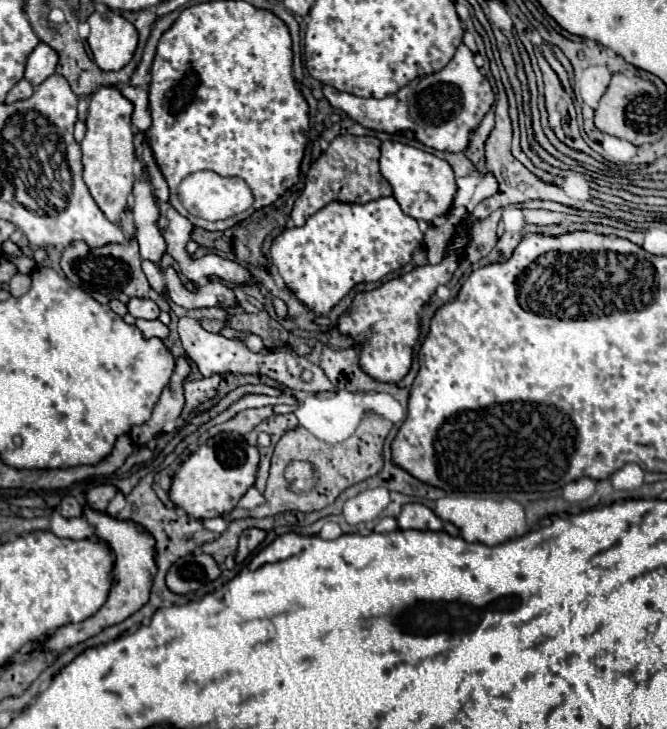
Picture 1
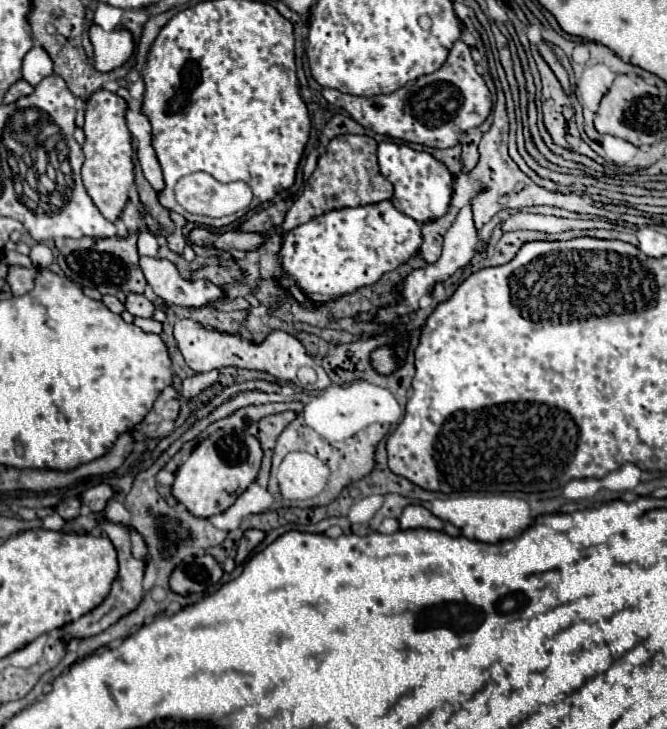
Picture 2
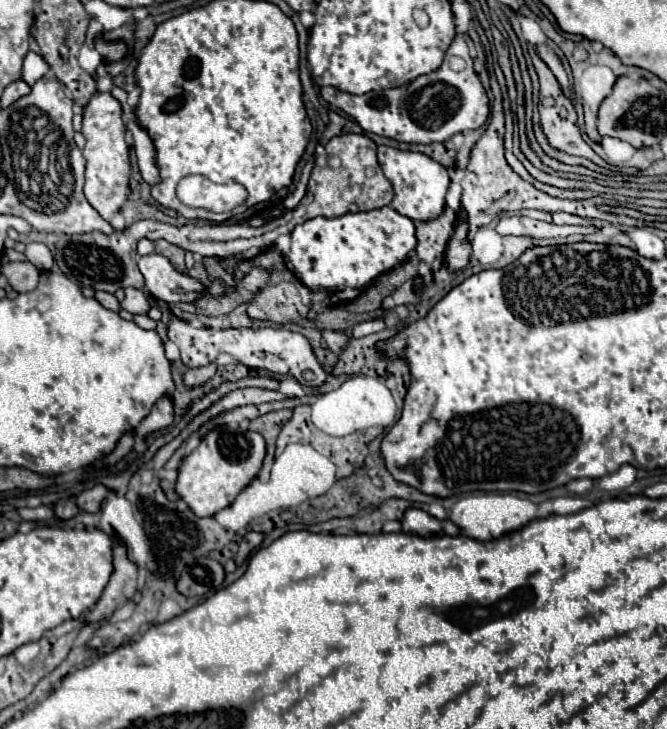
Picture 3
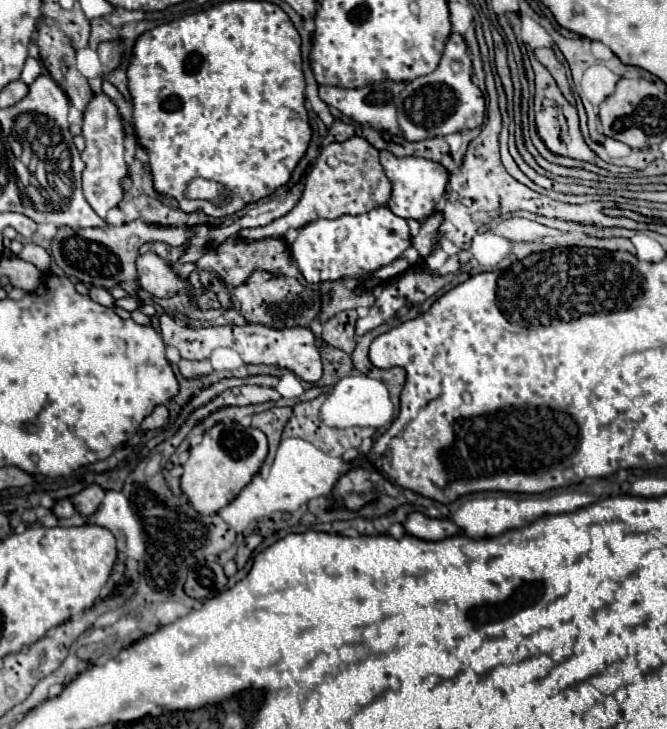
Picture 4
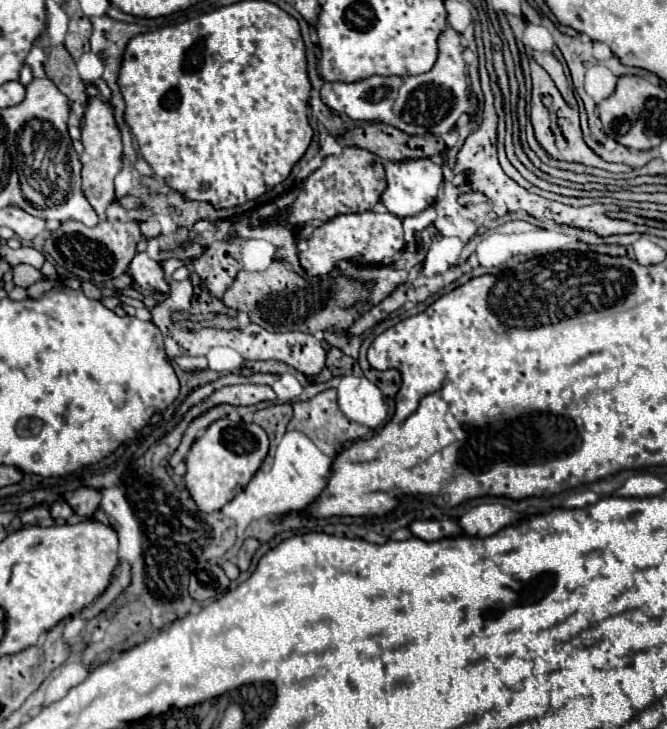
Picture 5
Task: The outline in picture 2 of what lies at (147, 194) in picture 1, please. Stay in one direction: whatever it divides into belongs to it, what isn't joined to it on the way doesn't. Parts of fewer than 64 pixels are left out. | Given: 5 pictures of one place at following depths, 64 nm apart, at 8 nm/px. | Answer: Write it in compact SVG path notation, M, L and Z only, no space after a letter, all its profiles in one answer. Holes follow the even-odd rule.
M142 228L140 234L138 234L138 252L140 252L140 256L156 258L158 248L160 248L158 234L152 234L148 228Z

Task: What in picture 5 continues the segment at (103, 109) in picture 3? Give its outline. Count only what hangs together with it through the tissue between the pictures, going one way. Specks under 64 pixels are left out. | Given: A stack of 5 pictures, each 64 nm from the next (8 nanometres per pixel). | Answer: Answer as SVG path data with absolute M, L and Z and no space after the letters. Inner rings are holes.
M92 98L82 122L82 144L84 154L80 156L82 162L82 192L90 206L102 216L106 208L116 200L114 192L114 178L122 170L122 138L120 130L114 120L112 106L102 98Z

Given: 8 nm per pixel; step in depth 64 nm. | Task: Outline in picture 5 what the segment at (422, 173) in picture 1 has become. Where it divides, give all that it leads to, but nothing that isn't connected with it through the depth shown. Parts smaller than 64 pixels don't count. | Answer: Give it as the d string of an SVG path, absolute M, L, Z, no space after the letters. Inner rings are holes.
M424 158L424 160L404 160L404 162L386 162L386 180L388 180L388 188L384 190L382 196L382 204L388 208L388 212L392 212L398 218L406 218L406 216L416 216L420 212L424 212L428 206L432 206L436 202L440 184L444 180L442 176L442 166Z

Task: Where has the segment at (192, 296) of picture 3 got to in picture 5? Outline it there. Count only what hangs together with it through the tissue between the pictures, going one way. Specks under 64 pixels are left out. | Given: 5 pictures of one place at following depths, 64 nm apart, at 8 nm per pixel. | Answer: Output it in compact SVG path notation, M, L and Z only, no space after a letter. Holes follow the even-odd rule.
M140 252L134 256L128 274L132 276L134 284L138 284L146 292L160 292L160 294L170 292L170 284L164 276L162 264L152 260L146 252Z

